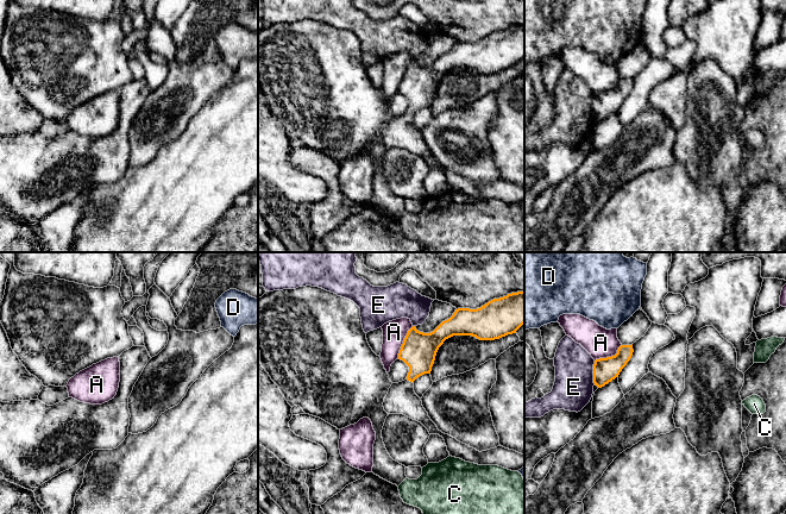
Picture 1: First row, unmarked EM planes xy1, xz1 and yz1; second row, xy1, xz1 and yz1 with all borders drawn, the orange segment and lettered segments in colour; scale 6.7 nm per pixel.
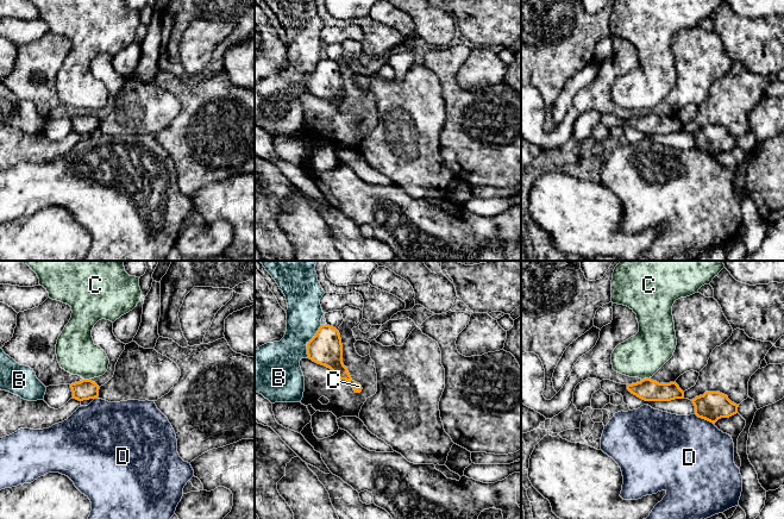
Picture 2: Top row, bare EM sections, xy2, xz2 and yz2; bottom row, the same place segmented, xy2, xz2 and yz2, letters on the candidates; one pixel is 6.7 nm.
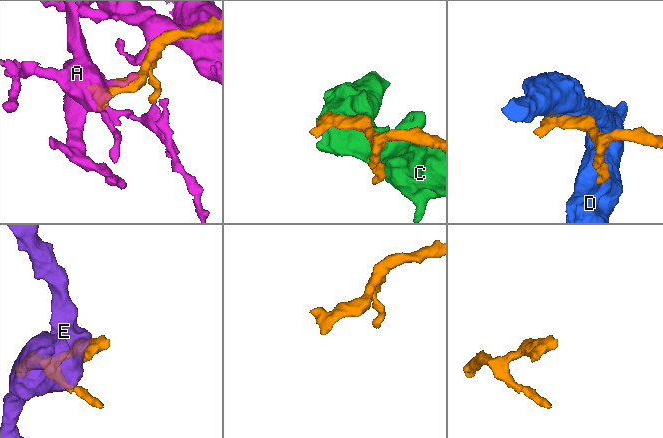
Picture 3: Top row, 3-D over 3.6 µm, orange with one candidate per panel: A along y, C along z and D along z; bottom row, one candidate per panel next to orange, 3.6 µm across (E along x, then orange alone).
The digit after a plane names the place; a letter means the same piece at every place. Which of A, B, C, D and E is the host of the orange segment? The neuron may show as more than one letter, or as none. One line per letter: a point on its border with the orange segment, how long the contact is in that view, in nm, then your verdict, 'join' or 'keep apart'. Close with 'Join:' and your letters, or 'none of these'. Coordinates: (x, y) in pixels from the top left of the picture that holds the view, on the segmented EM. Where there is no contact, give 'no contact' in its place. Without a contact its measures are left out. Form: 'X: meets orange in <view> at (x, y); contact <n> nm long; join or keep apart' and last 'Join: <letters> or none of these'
A: meets orange in xz1 at (403, 342); contact 240 nm long; keep apart
B: meets orange in xz2 at (308, 342); contact 240 nm long; keep apart
C: meets orange in yz2 at (645, 379); contact 60 nm long; keep apart
D: meets orange in yz2 at (704, 418); contact 150 nm long; keep apart
E: meets orange in yz1 at (593, 373); contact 170 nm long; keep apart
Join: none of these

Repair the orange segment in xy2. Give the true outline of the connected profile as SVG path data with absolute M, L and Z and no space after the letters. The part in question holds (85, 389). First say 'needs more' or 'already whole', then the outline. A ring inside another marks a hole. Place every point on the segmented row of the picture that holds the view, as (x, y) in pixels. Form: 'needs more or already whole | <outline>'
already whole | M90 379L71 383L70 388L73 392L73 399L76 399L79 401L98 398L100 389L100 387Z

